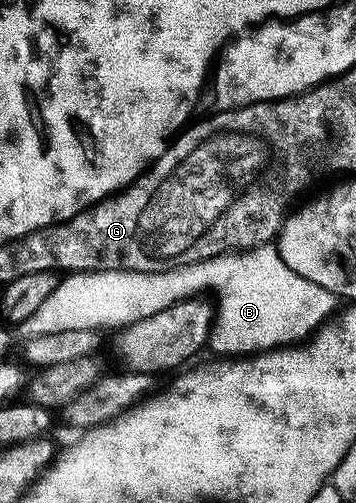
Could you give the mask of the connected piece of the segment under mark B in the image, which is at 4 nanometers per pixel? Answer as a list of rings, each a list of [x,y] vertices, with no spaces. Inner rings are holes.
[[[264,245],[165,271],[80,271],[68,274],[60,278],[57,289],[49,293],[46,301],[37,305],[37,313],[21,324],[21,331],[30,337],[41,333],[65,333],[65,329],[93,332],[98,332],[99,327],[122,329],[153,313],[161,313],[175,303],[202,296],[202,291],[215,294],[209,347],[219,357],[246,357],[298,344],[332,318],[337,304],[333,293],[301,277],[301,273],[293,273],[279,256],[278,246]]]

